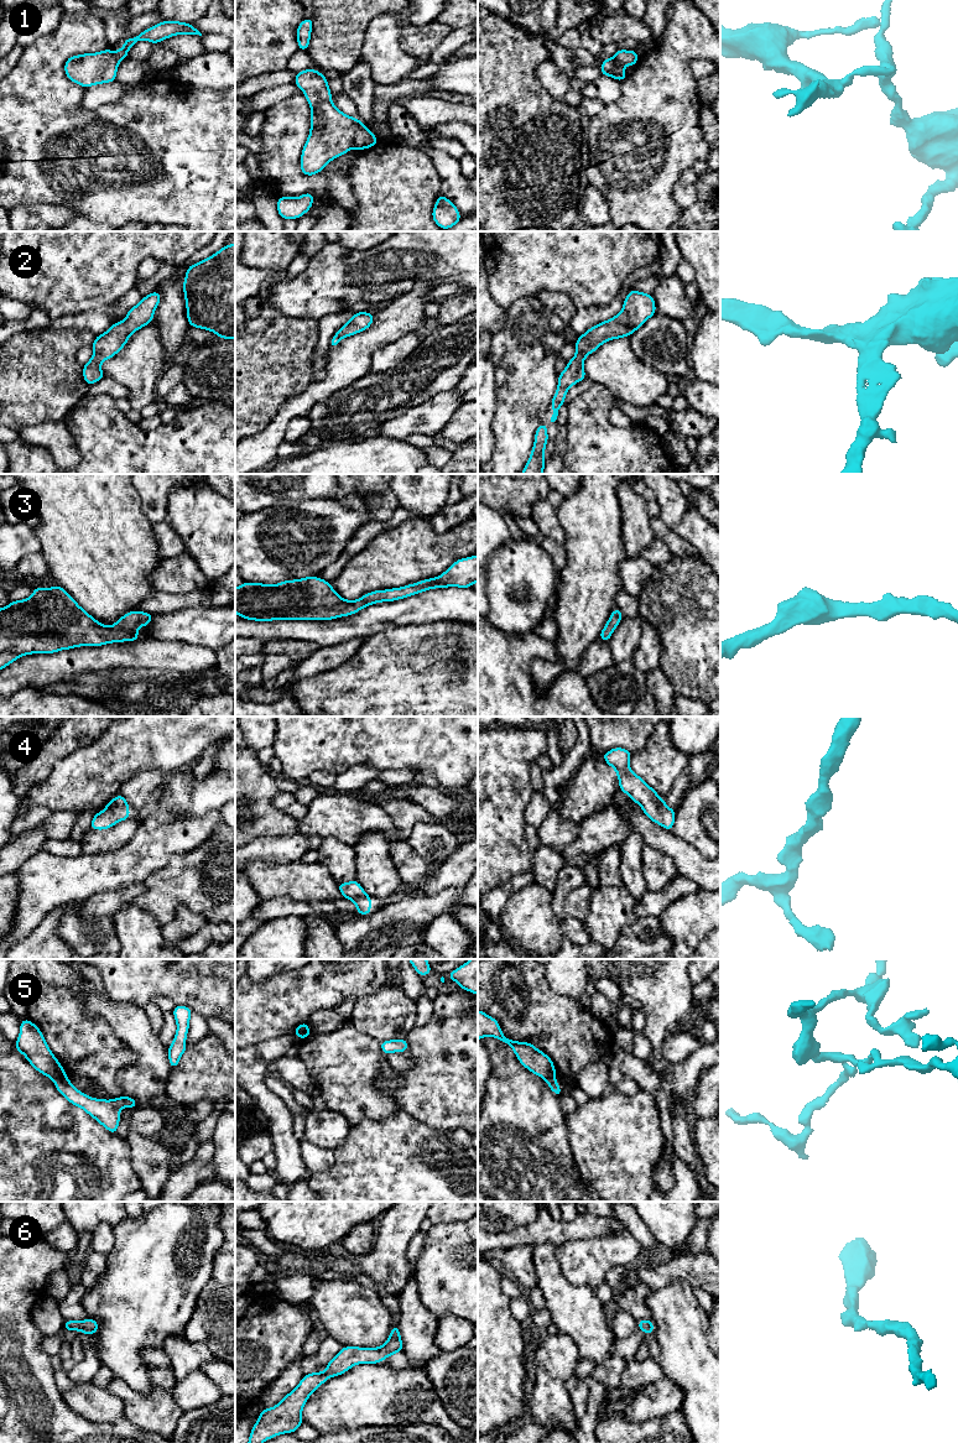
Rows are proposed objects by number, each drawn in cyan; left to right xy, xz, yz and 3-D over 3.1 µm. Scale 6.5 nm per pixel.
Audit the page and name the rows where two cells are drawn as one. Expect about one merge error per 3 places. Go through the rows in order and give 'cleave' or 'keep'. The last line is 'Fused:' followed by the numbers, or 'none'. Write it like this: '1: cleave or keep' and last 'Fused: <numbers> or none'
1: cleave
2: keep
3: keep
4: keep
5: cleave
6: keep
Fused: 1, 5

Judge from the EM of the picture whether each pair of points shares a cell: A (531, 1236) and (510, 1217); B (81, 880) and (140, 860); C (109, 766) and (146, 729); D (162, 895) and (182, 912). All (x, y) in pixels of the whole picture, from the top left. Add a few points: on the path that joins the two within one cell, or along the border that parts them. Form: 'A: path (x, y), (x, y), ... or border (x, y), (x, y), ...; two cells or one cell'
A: border (539, 1214), (527, 1225), (491, 1233); two cells
B: path (95, 873), (116, 870), (125, 866); one cell
C: path (118, 758), (138, 738); one cell
D: border (204, 916), (180, 906), (176, 915), (162, 925); two cells

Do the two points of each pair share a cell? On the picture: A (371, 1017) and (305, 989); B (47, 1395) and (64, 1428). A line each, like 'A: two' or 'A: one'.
A: two
B: one

